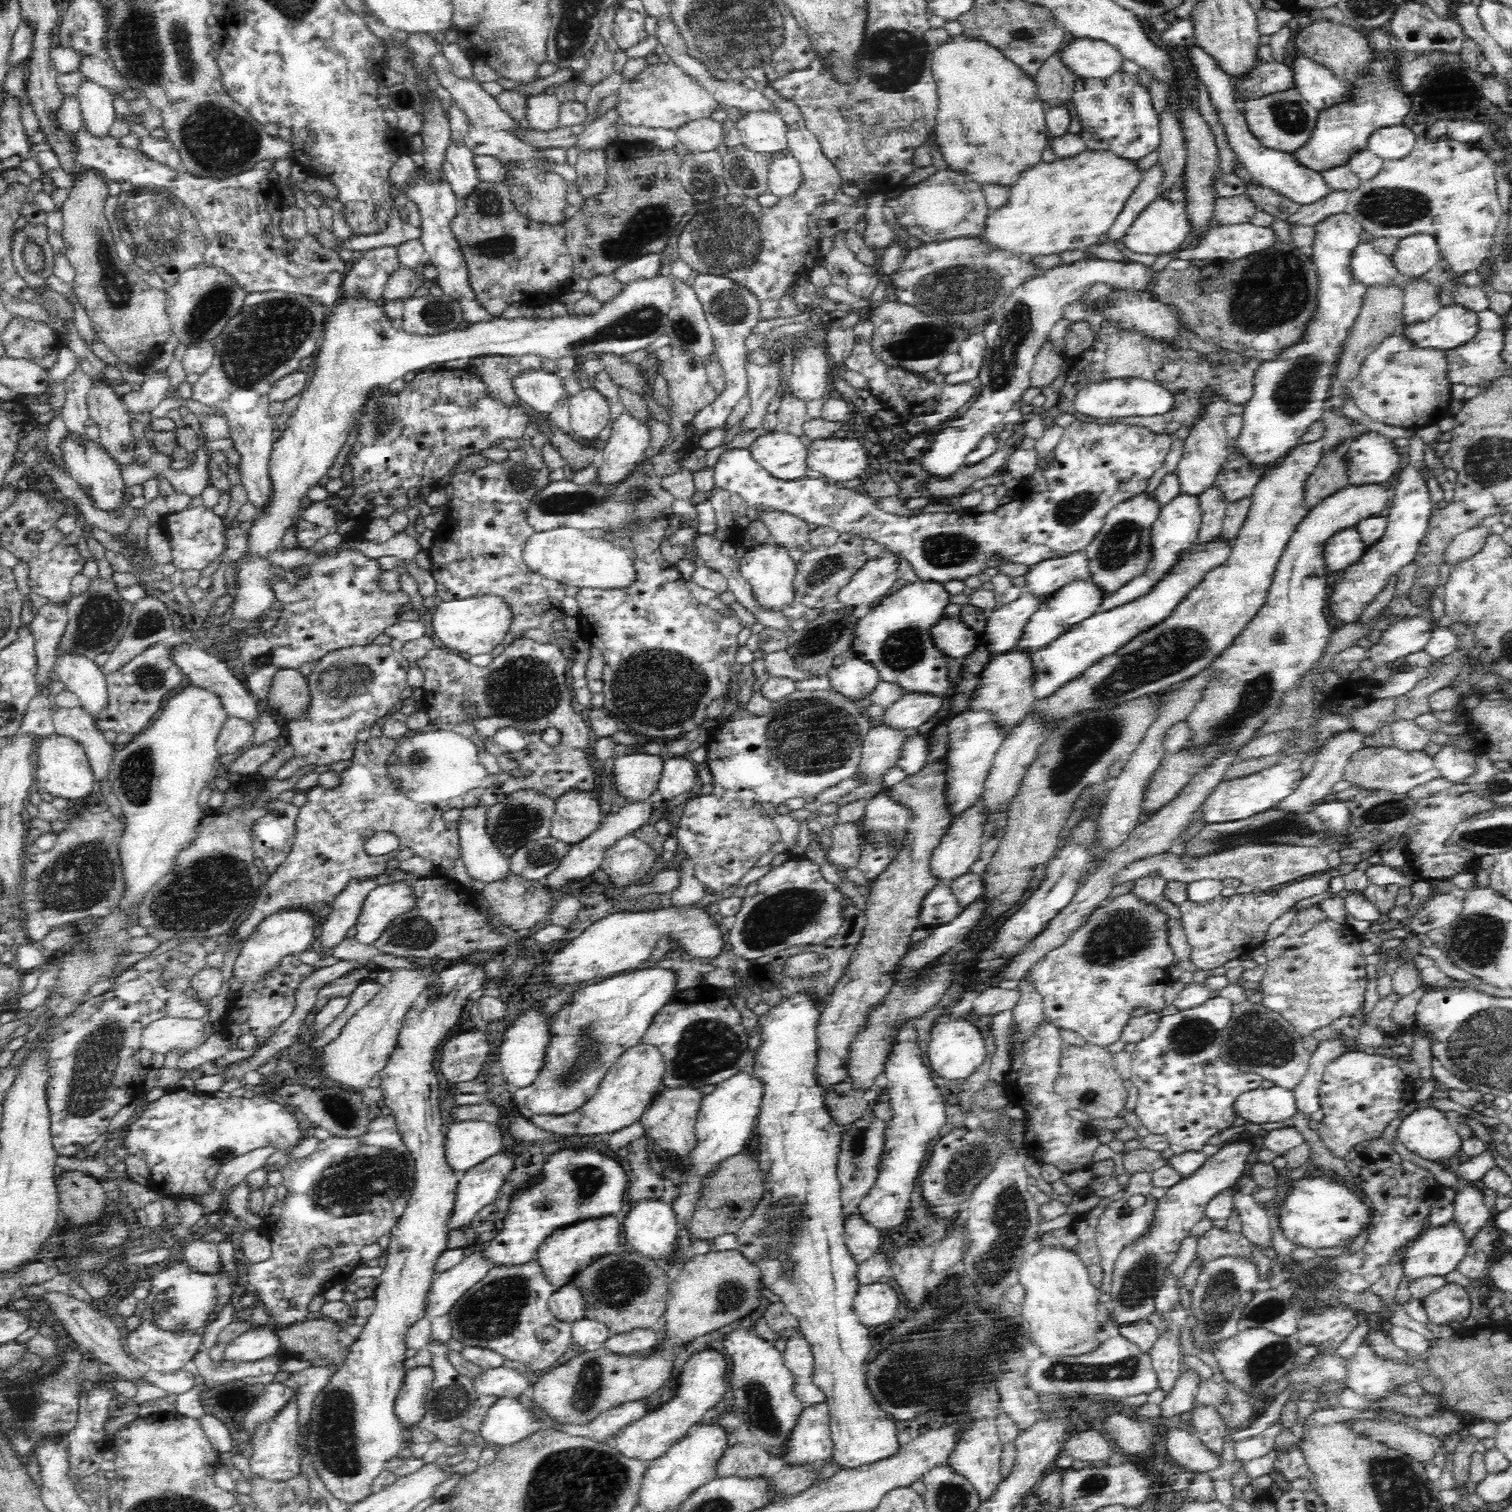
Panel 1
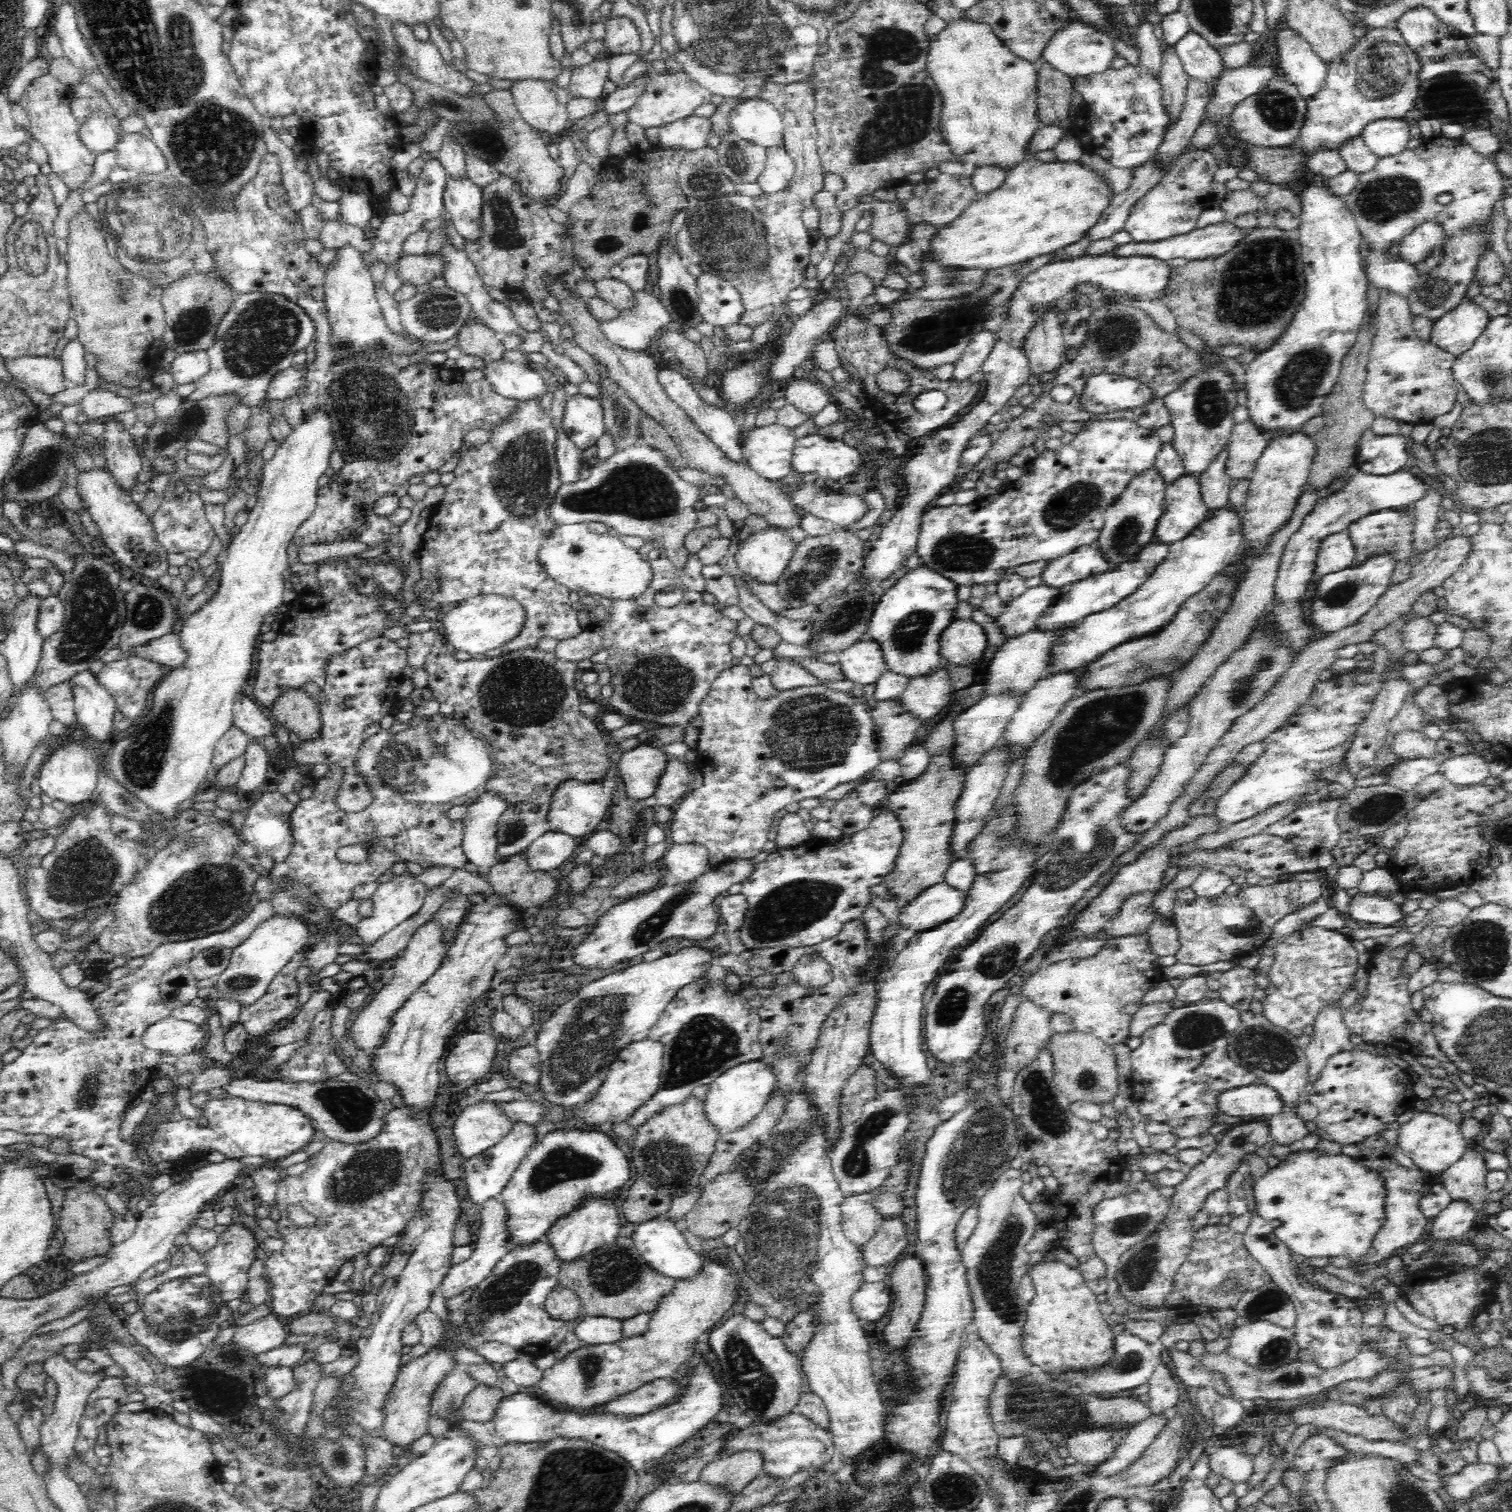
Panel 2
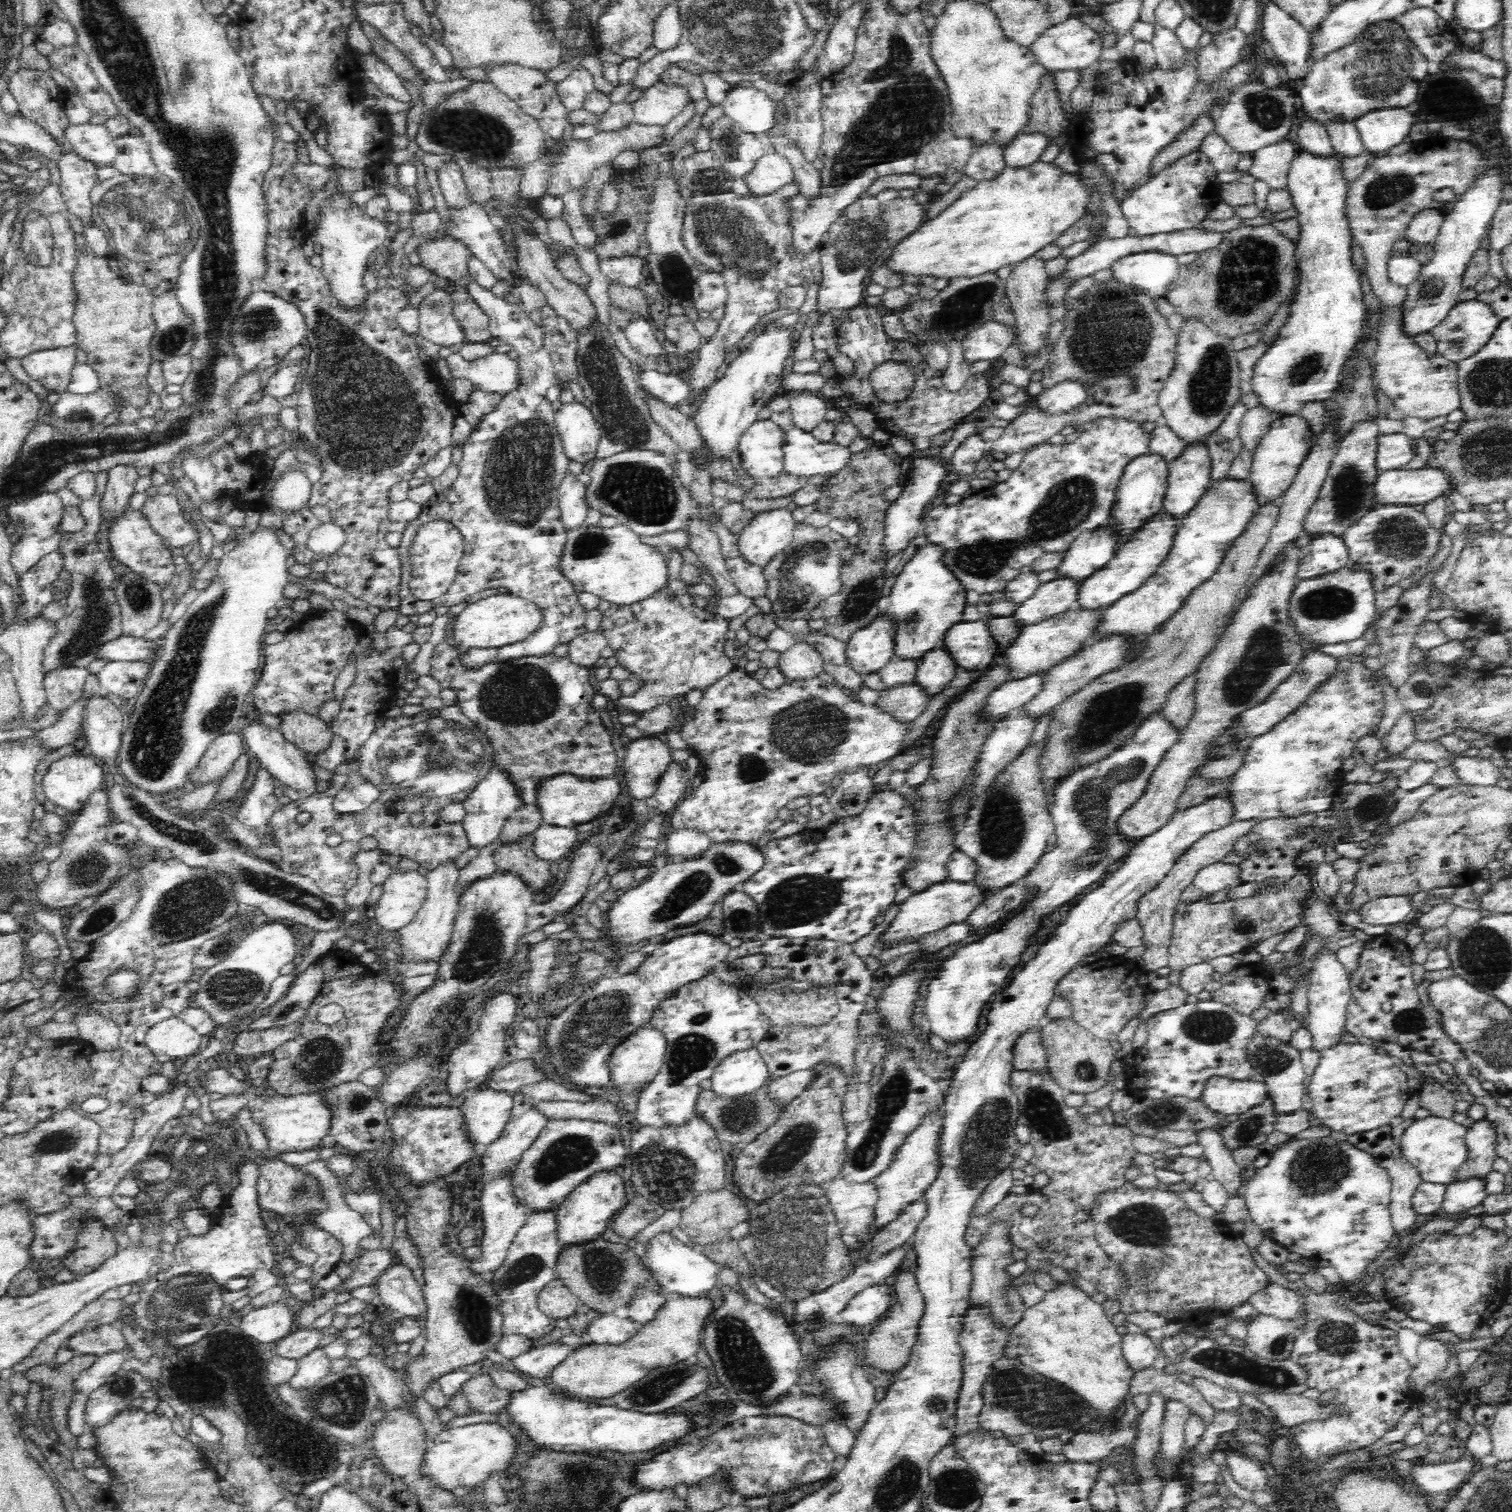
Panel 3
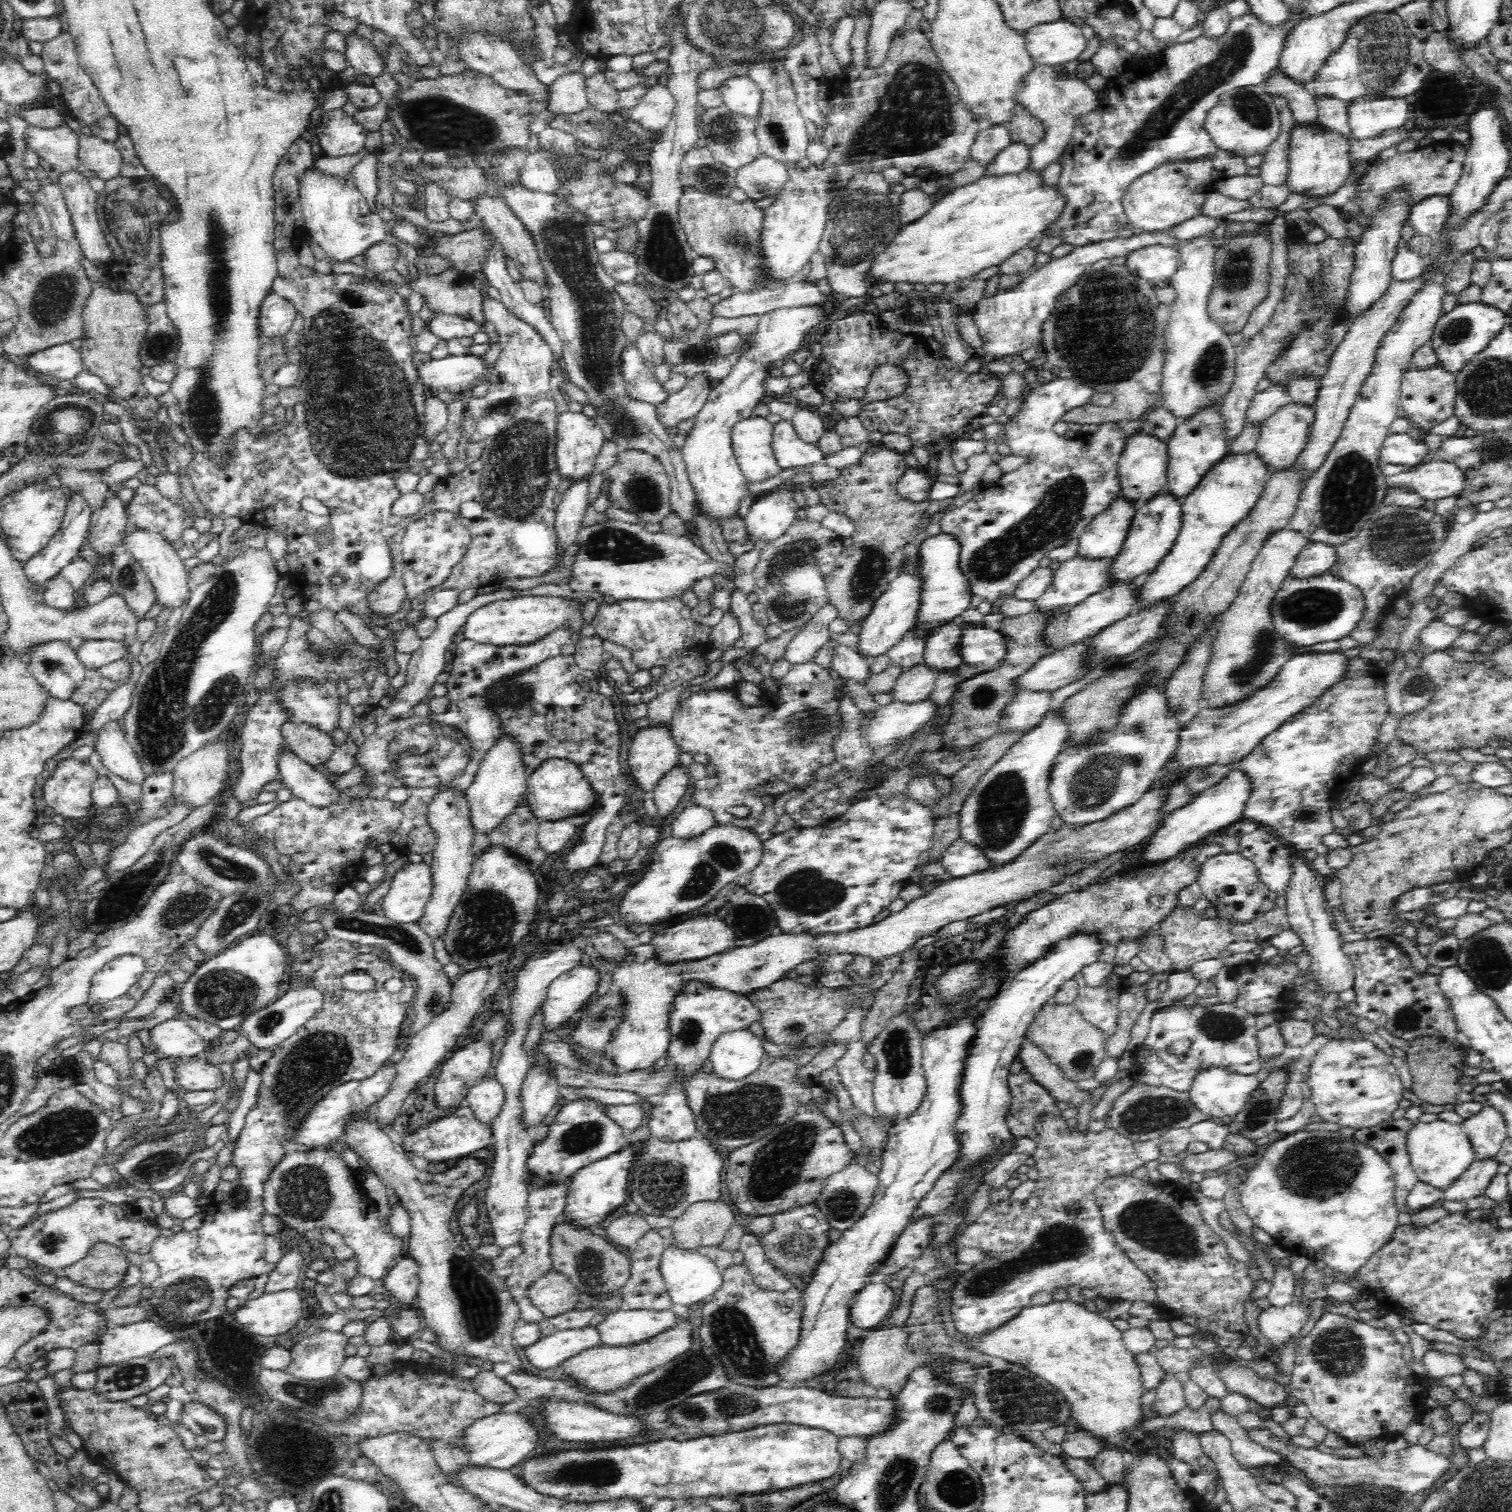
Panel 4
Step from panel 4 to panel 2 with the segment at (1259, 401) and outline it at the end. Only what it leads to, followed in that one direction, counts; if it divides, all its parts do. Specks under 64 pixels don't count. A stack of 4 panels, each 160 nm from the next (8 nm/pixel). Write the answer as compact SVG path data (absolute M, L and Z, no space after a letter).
M1240 422L1232 429L1227 444L1227 459L1225 473L1229 480L1240 482L1250 480L1254 469L1264 449L1268 446L1267 440L1252 422Z

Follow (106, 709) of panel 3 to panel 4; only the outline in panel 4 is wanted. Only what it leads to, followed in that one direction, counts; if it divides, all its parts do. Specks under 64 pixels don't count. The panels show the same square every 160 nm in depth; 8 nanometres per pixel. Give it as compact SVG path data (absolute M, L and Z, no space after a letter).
M110 720L99 728L93 749L114 775L134 784L142 784L146 779L125 737L121 720Z

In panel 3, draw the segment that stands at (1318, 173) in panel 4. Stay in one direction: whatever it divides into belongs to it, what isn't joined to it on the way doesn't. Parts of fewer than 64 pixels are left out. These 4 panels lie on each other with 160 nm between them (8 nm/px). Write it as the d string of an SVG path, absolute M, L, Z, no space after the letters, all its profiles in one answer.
M1298 151L1295 160L1291 163L1290 172L1287 178L1287 190L1291 194L1291 199L1294 208L1296 208L1296 218L1300 224L1300 238L1296 248L1296 256L1299 258L1299 280L1297 283L1297 290L1295 297L1290 305L1290 314L1286 323L1280 328L1278 338L1271 343L1268 348L1260 355L1260 360L1254 364L1253 375L1251 378L1252 392L1257 396L1259 406L1268 412L1276 414L1277 417L1291 417L1298 416L1304 405L1308 402L1323 401L1330 398L1335 393L1336 388L1340 384L1342 378L1343 367L1349 360L1351 353L1354 351L1356 344L1360 341L1363 335L1362 327L1365 325L1366 319L1366 305L1364 304L1364 292L1362 292L1362 282L1360 282L1360 272L1354 267L1354 260L1352 260L1353 238L1349 219L1347 218L1347 182L1342 176L1340 166L1342 166L1342 159L1337 156L1332 159L1320 159L1314 157L1304 151Z

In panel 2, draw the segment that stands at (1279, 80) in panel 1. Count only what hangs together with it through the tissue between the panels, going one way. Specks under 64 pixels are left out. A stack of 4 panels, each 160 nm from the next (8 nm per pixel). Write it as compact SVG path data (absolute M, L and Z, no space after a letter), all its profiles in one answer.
M1268 64L1264 66L1248 66L1229 69L1223 72L1222 77L1217 87L1217 96L1211 100L1206 106L1206 114L1201 122L1201 126L1197 128L1196 135L1192 136L1193 144L1189 147L1199 147L1207 149L1214 144L1218 135L1218 125L1222 116L1230 115L1236 106L1246 98L1251 98L1254 94L1262 93L1268 86L1271 86L1271 81L1276 77L1276 70Z

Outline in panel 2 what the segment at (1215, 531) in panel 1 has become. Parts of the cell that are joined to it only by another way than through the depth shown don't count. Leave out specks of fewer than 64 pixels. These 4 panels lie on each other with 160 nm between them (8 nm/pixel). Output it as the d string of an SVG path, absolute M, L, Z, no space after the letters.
M1224 448L1219 457L1214 459L1208 470L1197 480L1203 503L1208 509L1207 518L1214 518L1229 503L1229 492L1233 481L1229 480L1225 473L1226 459L1227 448Z

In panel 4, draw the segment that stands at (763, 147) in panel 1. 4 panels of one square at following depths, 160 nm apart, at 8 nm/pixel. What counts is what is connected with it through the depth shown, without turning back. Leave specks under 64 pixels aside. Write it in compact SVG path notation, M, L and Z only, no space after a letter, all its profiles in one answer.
M740 76L739 78L732 78L728 80L719 89L723 95L723 106L726 106L733 114L745 117L752 121L757 120L761 114L761 107L763 102L763 95L758 84L754 83L748 76Z

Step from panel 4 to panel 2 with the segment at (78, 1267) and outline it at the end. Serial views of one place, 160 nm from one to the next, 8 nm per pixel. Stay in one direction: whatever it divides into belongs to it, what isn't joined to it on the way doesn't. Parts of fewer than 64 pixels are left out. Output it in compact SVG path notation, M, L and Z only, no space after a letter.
M79 1179L63 1190L64 1204L58 1212L57 1228L63 1233L65 1243L62 1248L64 1255L74 1262L81 1262L96 1256L106 1256L112 1244L109 1230L113 1225L114 1211L108 1206L103 1188L90 1179Z

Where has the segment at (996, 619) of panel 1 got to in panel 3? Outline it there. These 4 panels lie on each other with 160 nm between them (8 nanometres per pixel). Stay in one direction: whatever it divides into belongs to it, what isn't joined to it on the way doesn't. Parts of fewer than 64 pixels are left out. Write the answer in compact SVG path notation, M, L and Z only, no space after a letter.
M1060 578L1041 583L1031 598L1020 602L1012 612L1018 627L1031 626L1070 610L1077 610L1076 594L1078 583Z

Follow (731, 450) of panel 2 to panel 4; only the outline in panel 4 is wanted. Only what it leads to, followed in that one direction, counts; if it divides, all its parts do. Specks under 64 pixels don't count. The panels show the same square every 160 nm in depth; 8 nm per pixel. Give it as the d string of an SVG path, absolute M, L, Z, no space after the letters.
M628 342L623 352L624 385L630 397L653 405L664 402L670 394L655 378L653 369L646 367L641 352Z

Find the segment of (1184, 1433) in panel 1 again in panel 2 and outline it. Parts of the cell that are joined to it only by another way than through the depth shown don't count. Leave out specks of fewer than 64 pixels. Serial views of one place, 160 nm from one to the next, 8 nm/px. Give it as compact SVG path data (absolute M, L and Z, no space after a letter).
M1216 1447L1214 1452L1208 1452L1208 1466L1212 1472L1219 1474L1225 1485L1247 1482L1253 1473L1252 1455L1239 1451L1236 1447Z

